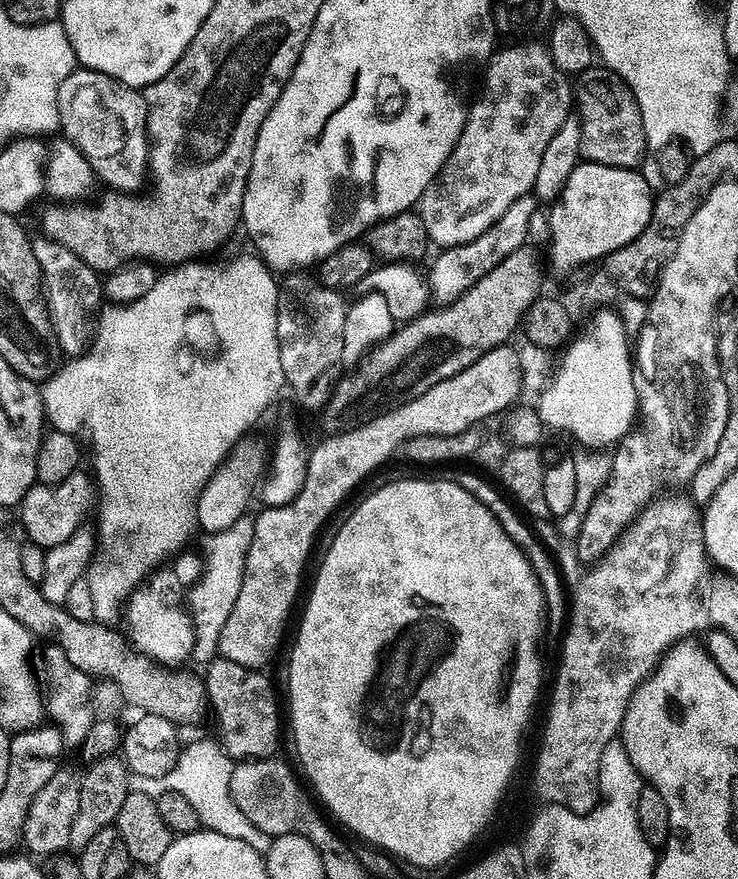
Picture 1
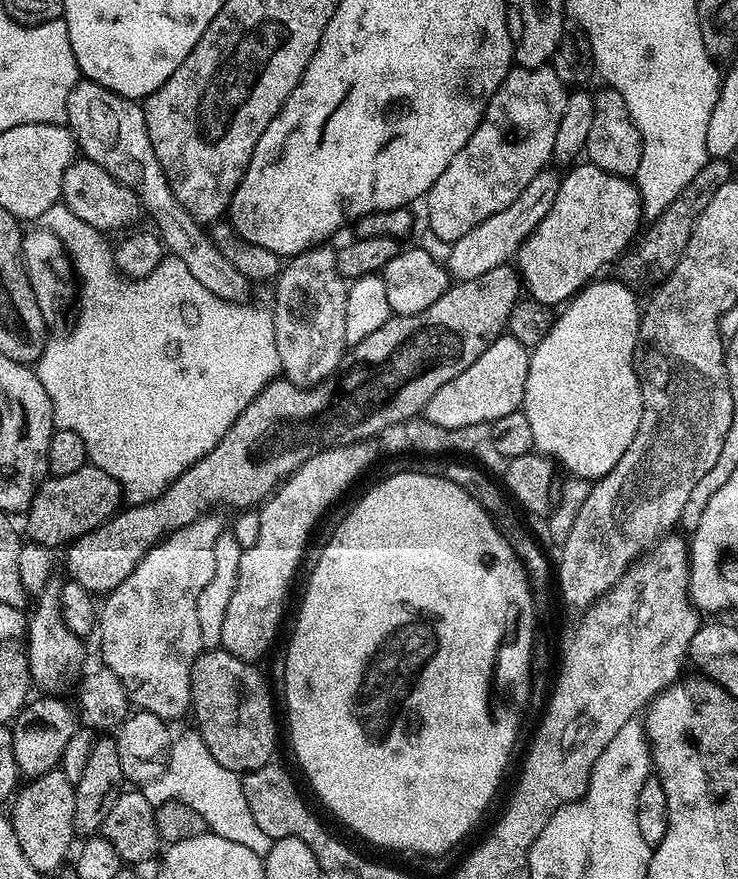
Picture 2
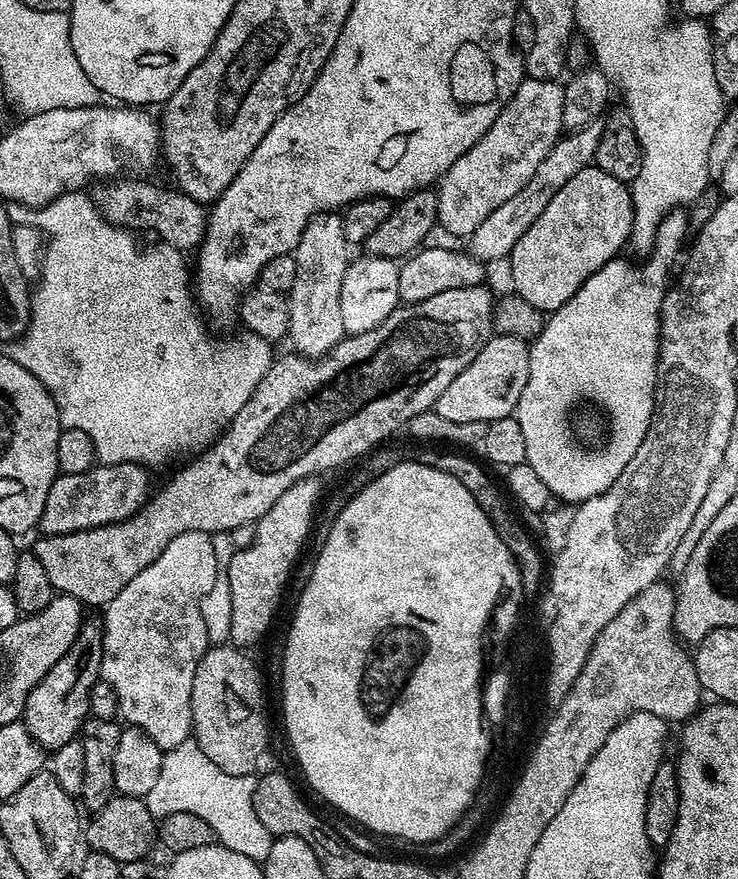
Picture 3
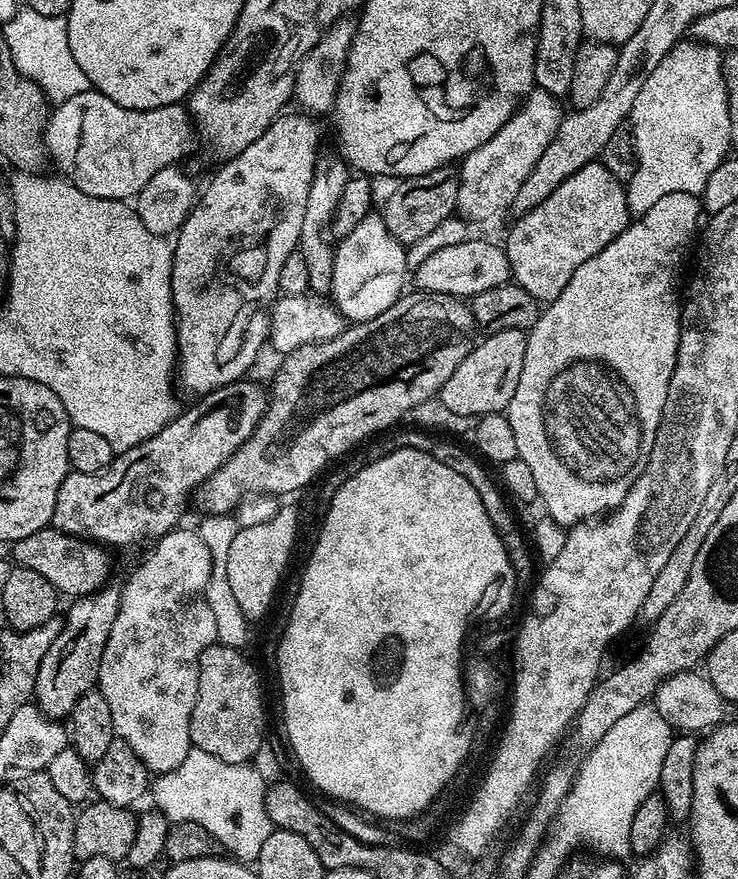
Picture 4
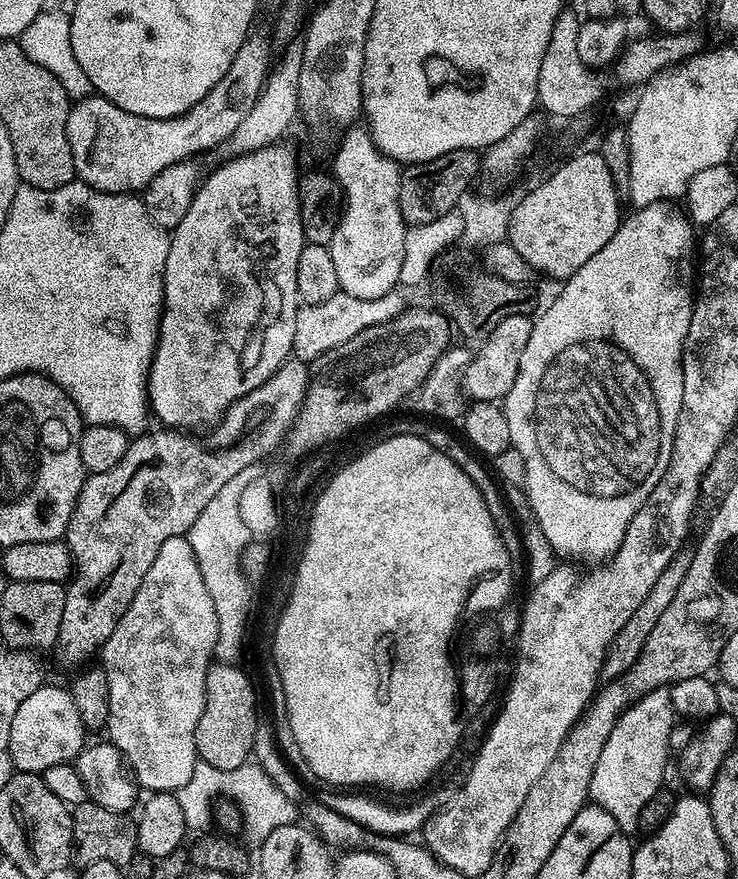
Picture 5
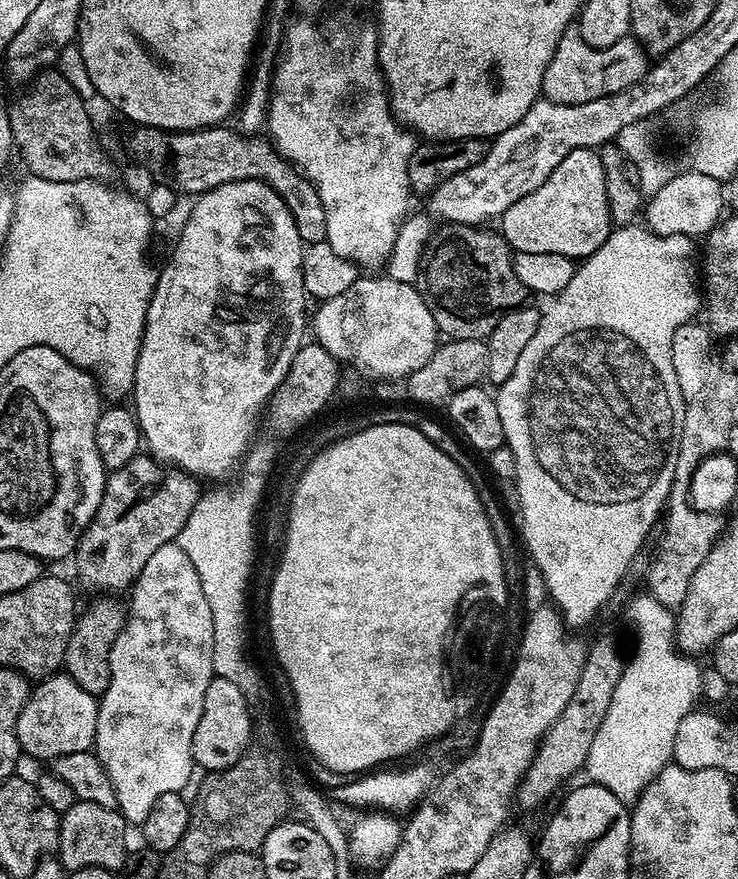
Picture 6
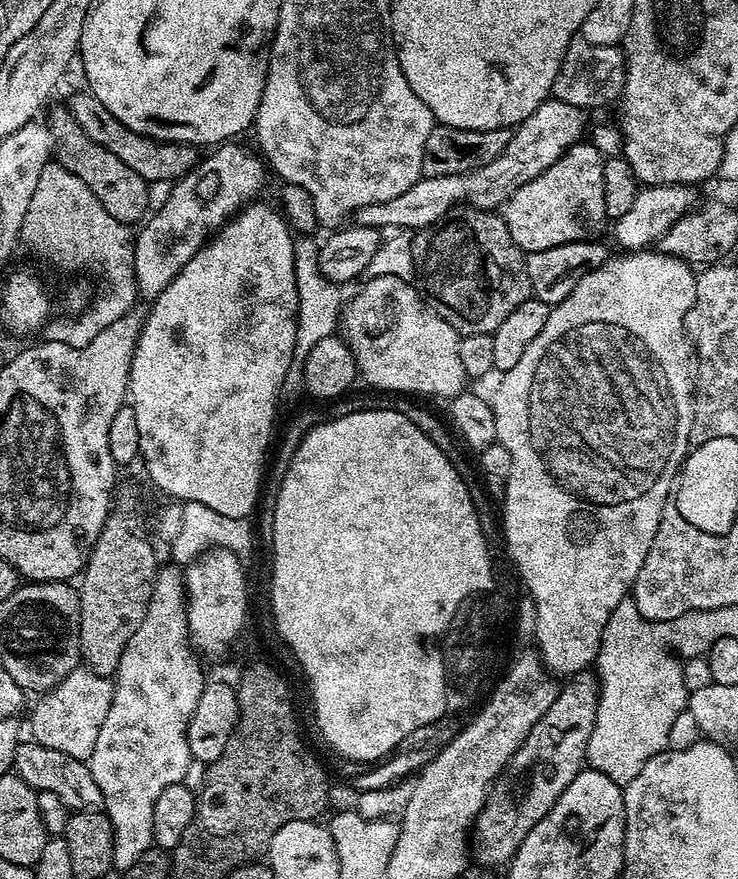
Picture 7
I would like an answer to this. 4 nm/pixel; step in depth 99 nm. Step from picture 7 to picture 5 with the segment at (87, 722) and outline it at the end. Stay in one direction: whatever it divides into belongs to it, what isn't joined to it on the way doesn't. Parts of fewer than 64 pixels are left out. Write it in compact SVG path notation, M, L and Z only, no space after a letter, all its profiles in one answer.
M51 682L45 683L22 706L18 706L18 714L14 714L14 722L10 722L10 746L8 753L12 759L12 767L16 772L34 772L42 774L50 770L50 766L58 766L75 761L76 755L86 747L86 729L82 718L78 718L78 706L74 706L74 698L67 687L55 688Z

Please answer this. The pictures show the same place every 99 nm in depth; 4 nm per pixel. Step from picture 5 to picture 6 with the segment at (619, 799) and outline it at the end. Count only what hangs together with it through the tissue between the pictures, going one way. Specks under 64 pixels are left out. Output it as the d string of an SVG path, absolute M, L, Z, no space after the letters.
M641 594L629 602L624 616L636 631L636 653L627 657L624 673L622 678L618 678L618 687L614 690L614 698L610 698L610 710L606 710L606 718L602 718L598 734L594 734L594 743L590 746L583 771L588 772L587 779L591 783L606 786L606 790L610 790L610 794L620 800L635 802L644 792L645 786L672 760L674 734L678 734L682 718L693 711L695 704L692 703L698 699L698 667L691 655L676 647L674 633L677 617L673 609L665 608L653 596Z

